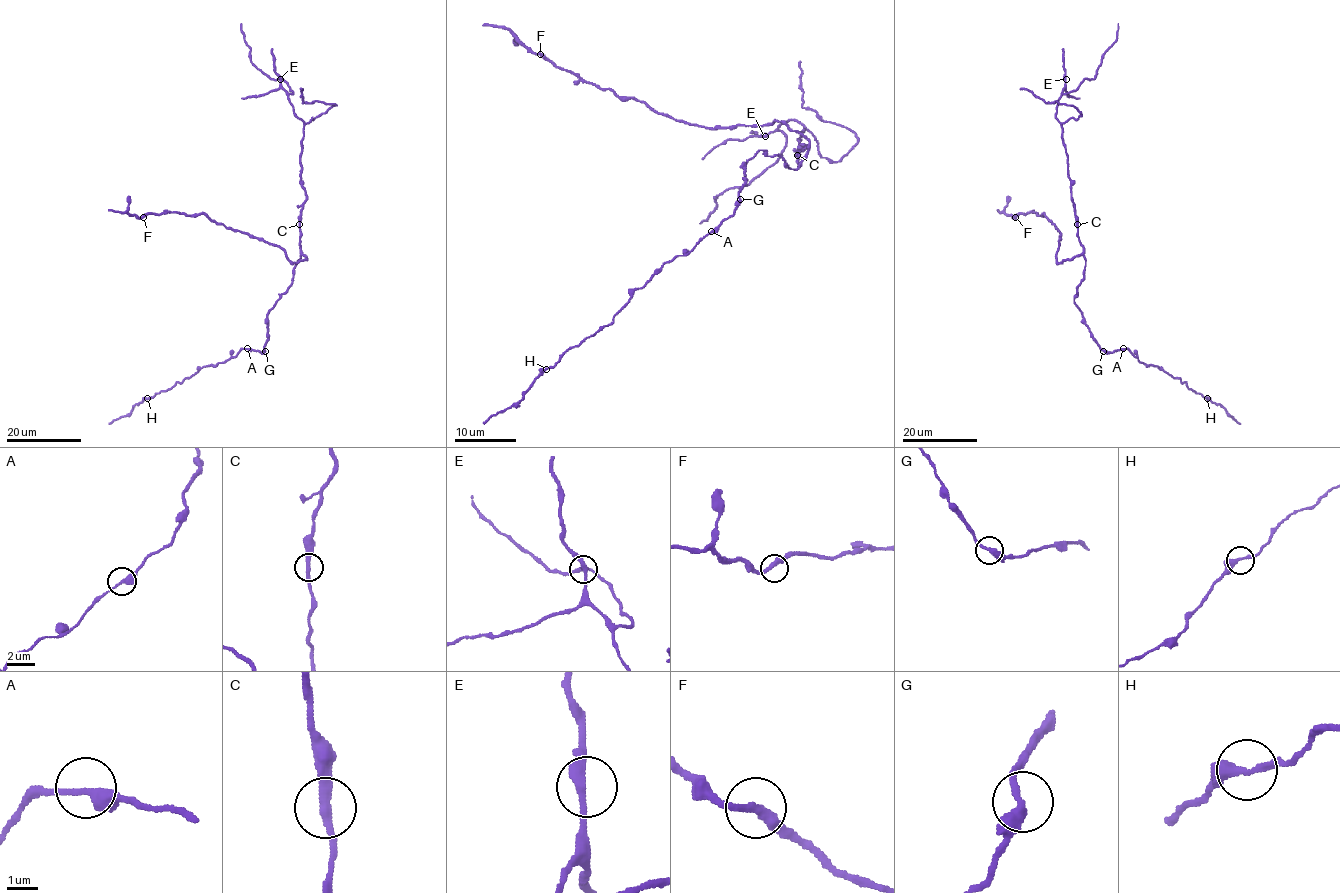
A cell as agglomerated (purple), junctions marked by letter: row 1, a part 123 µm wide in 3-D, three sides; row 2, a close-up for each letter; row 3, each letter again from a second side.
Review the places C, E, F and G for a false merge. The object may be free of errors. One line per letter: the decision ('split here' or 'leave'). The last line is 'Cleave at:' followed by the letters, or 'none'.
C: leave
E: leave
F: leave
G: leave
Cleave at: none

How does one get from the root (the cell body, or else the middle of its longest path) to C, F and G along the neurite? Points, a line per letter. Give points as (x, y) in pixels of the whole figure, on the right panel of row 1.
C: (1081, 280), (1085, 258), (1077, 224)
F: (1081, 280), (1085, 258), (1079, 254), (1062, 263), (1056, 261), (1061, 234), (1043, 213), (1019, 213), (1015, 217)
G: (1081, 280), (1074, 302), (1091, 336), (1104, 351)

